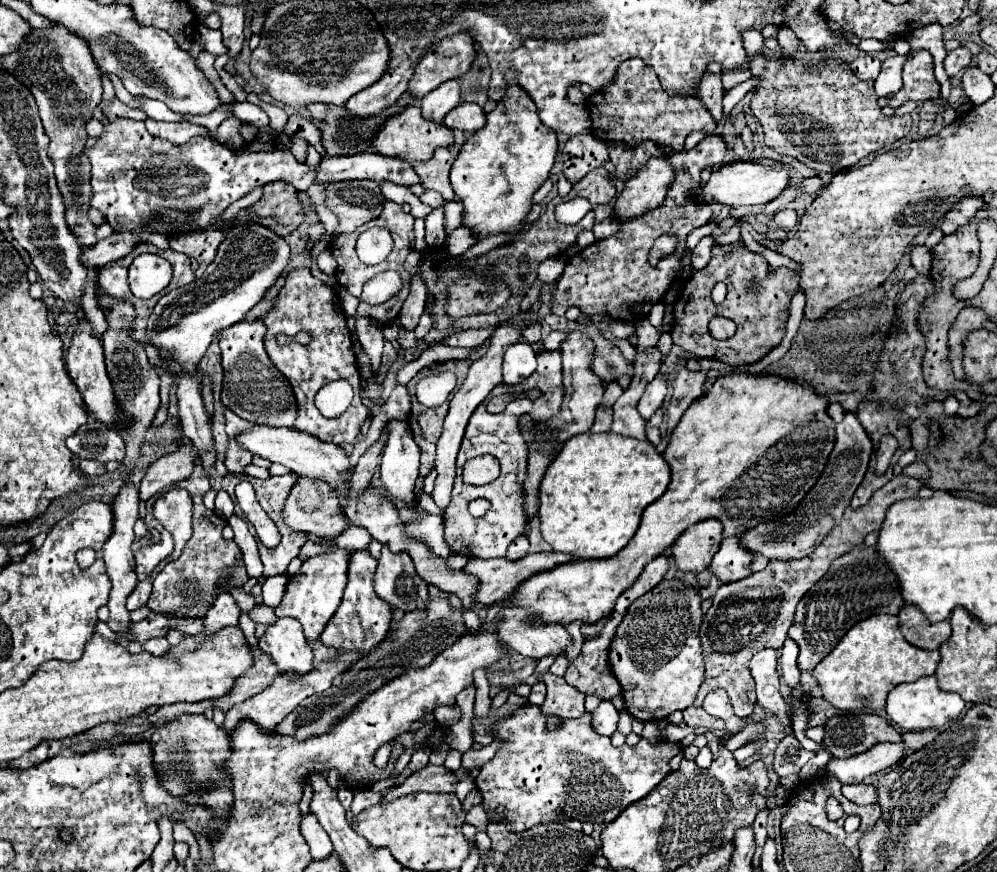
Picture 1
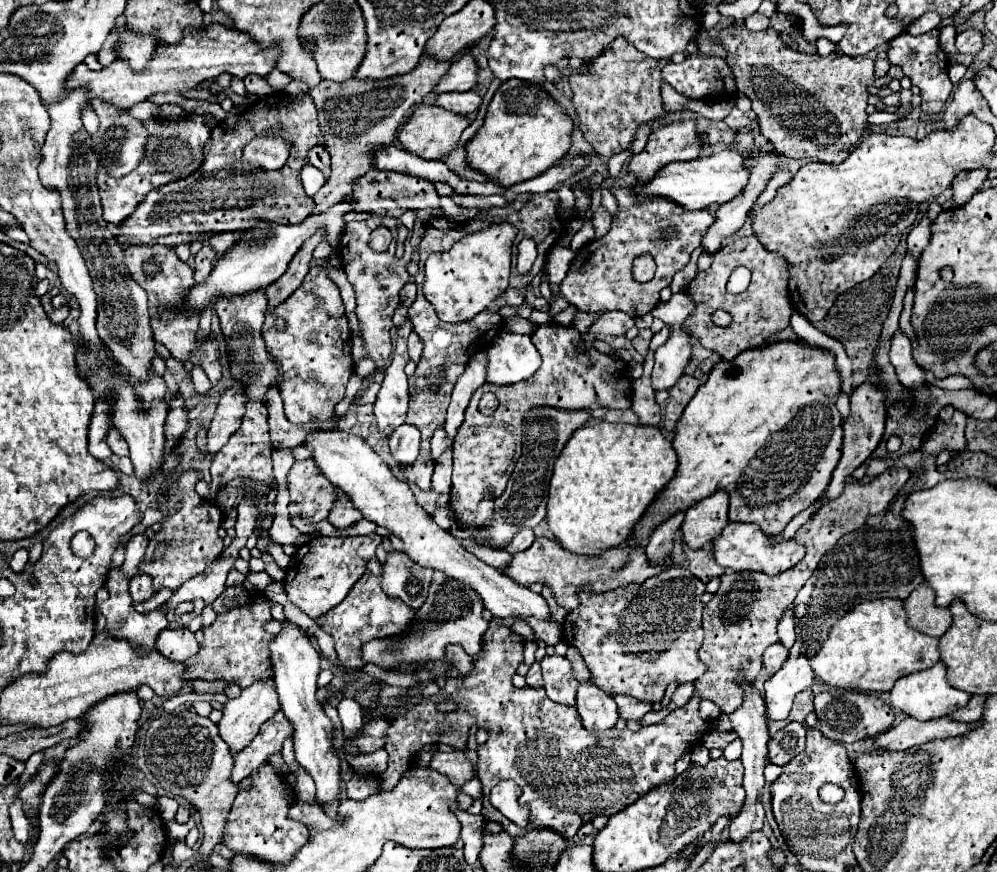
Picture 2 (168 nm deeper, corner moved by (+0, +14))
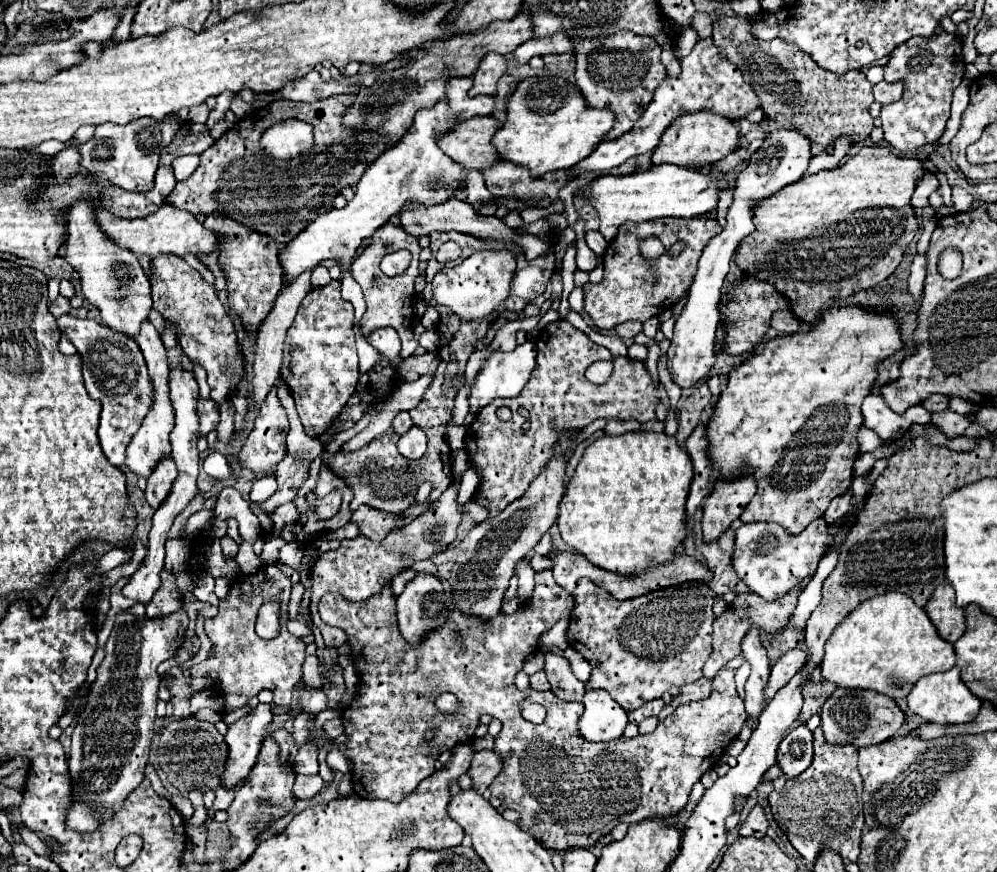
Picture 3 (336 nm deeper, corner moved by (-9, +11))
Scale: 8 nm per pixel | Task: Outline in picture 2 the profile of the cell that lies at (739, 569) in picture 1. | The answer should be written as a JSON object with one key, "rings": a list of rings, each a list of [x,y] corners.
{"rings":[[[730,522],[720,536],[714,538],[714,558],[720,566],[730,568],[734,572],[764,572],[768,576],[780,574],[792,566],[796,566],[796,562],[800,562],[804,558],[804,544],[798,544],[794,540],[784,540],[784,542],[770,542],[768,536],[760,530],[760,526],[756,524],[736,524]]]}

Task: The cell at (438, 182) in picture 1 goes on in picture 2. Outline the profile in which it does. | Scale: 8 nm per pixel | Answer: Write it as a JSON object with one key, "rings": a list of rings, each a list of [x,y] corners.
{"rings":[[[462,146],[454,148],[454,150],[452,150],[452,152],[450,152],[442,162],[446,162],[448,168],[454,170],[454,172],[456,172],[460,178],[464,178],[464,180],[488,182],[488,176],[486,176],[486,174],[482,174],[482,172],[470,168],[470,164],[468,164],[468,160],[466,160],[466,150],[464,150]]]}

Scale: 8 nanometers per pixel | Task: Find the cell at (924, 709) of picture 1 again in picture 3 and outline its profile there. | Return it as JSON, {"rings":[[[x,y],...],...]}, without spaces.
{"rings":[[[953,667],[943,673],[933,673],[921,677],[911,693],[907,695],[909,711],[923,717],[927,723],[967,723],[977,717],[981,709],[981,701],[965,687],[965,683],[959,679],[959,669]]]}

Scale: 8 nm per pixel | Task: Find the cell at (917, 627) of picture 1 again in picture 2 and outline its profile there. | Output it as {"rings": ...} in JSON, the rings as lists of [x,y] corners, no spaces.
{"rings":[[[924,582],[904,600],[904,606],[908,612],[908,624],[914,630],[940,638],[950,628],[952,614],[948,608],[936,606],[934,598],[934,590]]]}

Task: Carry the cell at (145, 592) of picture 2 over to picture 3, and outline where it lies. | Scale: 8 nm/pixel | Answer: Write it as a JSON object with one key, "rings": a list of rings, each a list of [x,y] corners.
{"rings":[[[161,571],[161,587],[155,591],[153,599],[147,603],[147,617],[169,615],[181,607],[181,593],[175,587],[175,575]]]}

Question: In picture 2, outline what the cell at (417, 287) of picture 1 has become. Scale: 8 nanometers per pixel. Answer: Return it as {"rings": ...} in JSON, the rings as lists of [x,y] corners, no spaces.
{"rings":[[[406,322],[398,328],[398,340],[394,346],[392,364],[384,370],[384,382],[374,402],[374,416],[378,428],[390,436],[400,424],[406,420],[408,410],[408,376],[404,374],[404,366],[408,362],[406,352],[406,336],[412,332],[412,324]]]}

